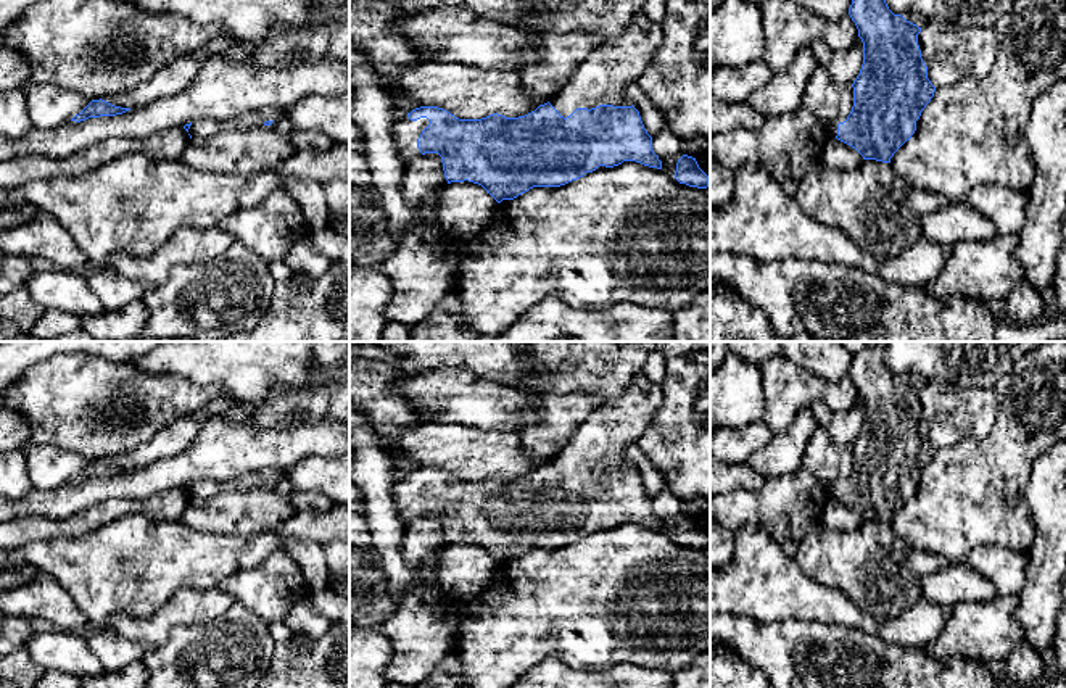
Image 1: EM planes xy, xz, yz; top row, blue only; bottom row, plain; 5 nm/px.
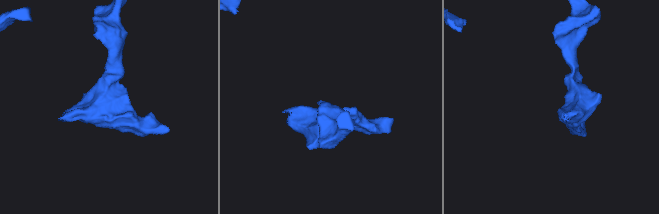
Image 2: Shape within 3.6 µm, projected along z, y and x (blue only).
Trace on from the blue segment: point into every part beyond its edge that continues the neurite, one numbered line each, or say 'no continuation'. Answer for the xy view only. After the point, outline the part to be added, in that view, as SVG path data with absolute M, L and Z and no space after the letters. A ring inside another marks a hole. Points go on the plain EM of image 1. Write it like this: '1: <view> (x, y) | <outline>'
1: xy (202, 489) | M258 470L248 480L230 480L230 482L213 482L201 479L192 483L188 495L192 498L213 498L224 491L243 490L243 488L261 488L266 482L275 482L280 477L277 470Z

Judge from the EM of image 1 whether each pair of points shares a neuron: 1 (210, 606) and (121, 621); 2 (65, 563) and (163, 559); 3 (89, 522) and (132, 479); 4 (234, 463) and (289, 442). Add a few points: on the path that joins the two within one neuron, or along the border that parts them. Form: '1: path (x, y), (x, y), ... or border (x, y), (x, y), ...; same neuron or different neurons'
1: path (187, 606), (173, 613), (158, 625), (144, 625); same neuron
2: path (89, 563), (139, 563); same neuron
3: border (150, 497), (103, 500), (78, 513); different neurons
4: path (247, 450), (276, 448); same neuron

